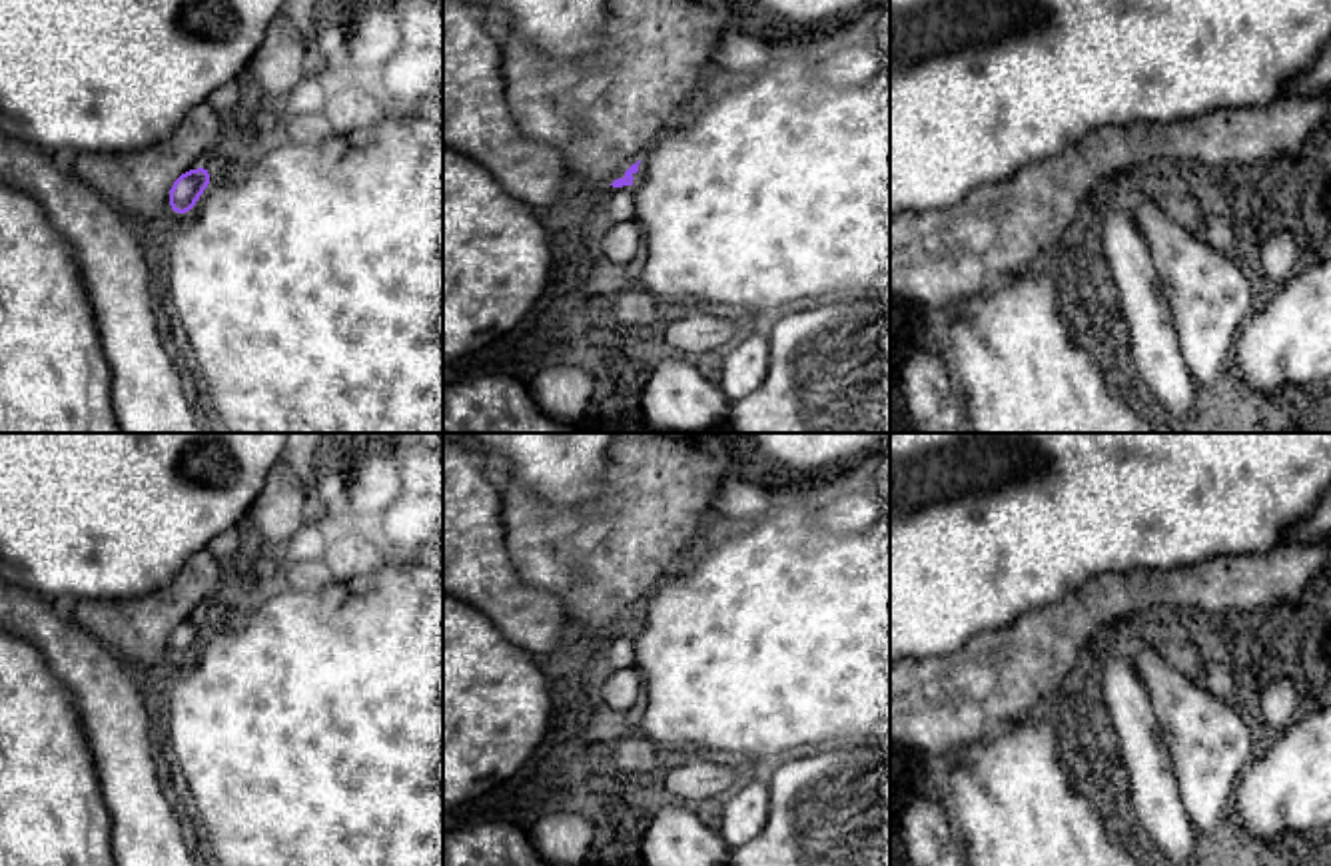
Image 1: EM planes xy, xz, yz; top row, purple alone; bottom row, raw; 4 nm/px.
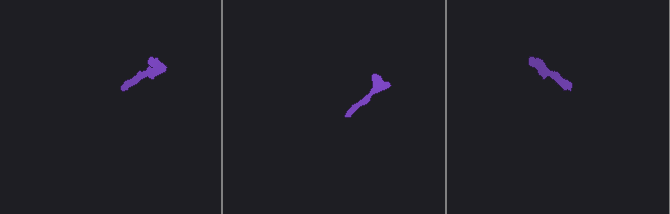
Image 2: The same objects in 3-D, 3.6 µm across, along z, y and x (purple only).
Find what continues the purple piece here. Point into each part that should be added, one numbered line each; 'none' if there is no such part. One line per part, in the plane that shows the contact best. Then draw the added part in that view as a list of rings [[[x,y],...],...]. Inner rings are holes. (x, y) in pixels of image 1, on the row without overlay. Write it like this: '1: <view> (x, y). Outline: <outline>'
1: xz (621, 651). Outline: [[[633,633],[613,635],[605,660],[613,670],[635,666]]]

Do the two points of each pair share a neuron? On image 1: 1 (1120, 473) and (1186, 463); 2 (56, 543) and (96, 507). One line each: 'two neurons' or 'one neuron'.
1: one neuron
2: two neurons

